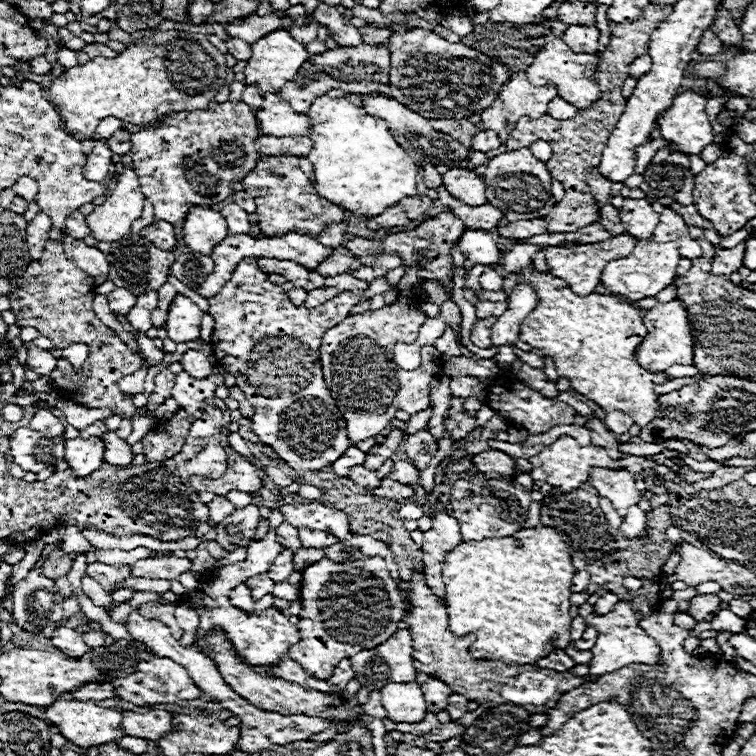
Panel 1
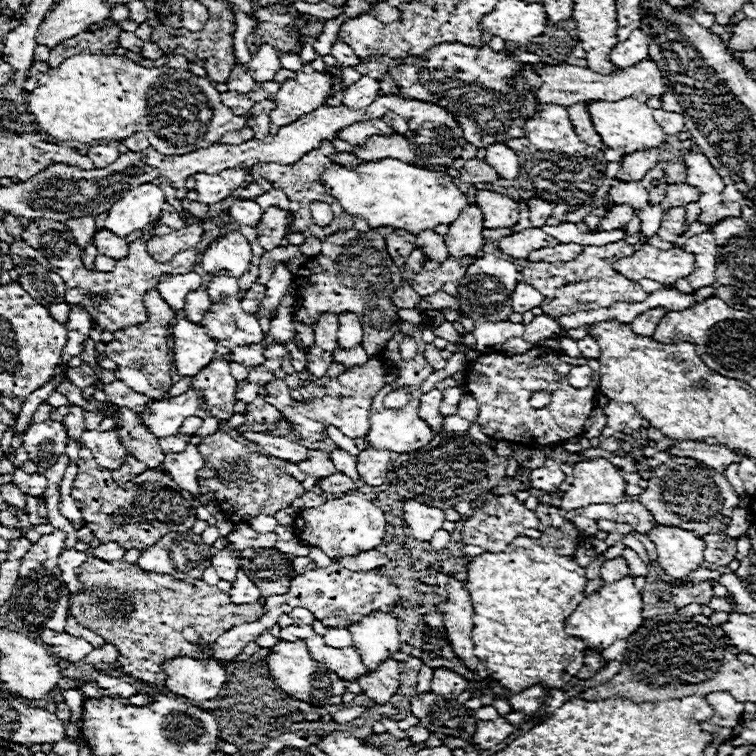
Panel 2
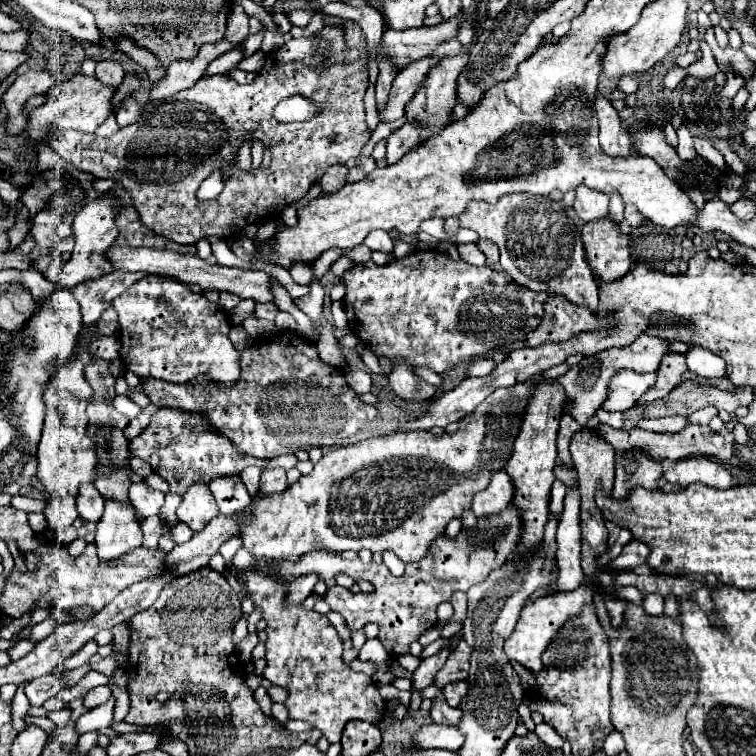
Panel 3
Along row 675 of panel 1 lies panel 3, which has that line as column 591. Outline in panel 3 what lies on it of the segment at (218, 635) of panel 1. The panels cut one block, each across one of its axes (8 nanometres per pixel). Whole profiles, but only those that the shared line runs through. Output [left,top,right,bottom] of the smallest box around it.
[582,216,634,282]

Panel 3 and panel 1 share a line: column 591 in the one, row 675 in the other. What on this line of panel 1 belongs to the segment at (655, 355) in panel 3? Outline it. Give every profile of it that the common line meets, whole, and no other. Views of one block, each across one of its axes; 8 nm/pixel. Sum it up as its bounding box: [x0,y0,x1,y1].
[350,630,418,690]

